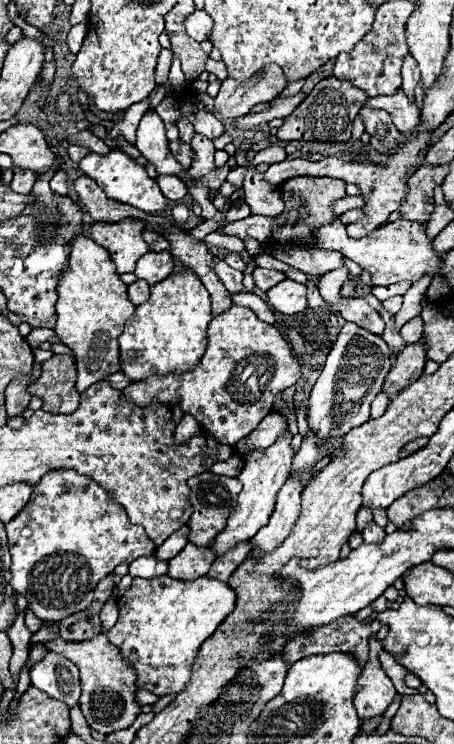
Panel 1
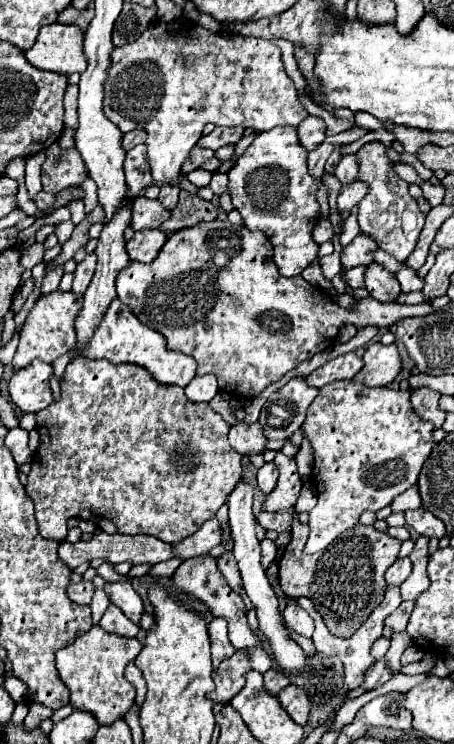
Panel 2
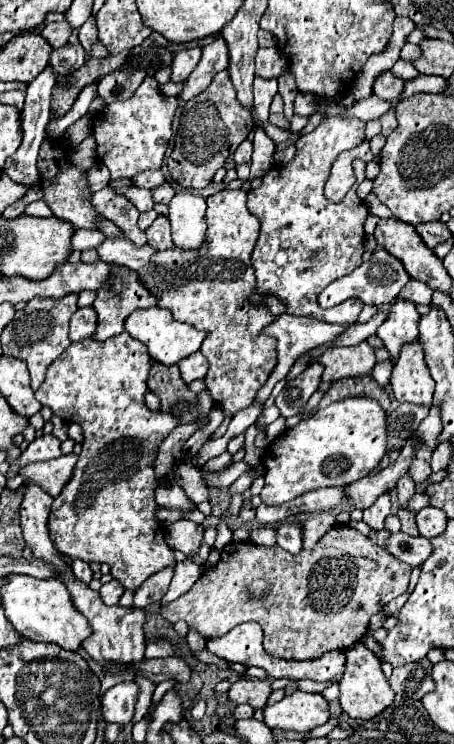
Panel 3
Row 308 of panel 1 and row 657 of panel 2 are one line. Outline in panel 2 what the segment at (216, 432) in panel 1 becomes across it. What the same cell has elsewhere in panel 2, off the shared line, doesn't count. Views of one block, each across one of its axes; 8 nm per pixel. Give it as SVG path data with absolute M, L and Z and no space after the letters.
M236 650L220 668L212 672L212 680L216 684L212 692L214 702L230 702L244 688L244 674L252 670L250 658L246 650Z

